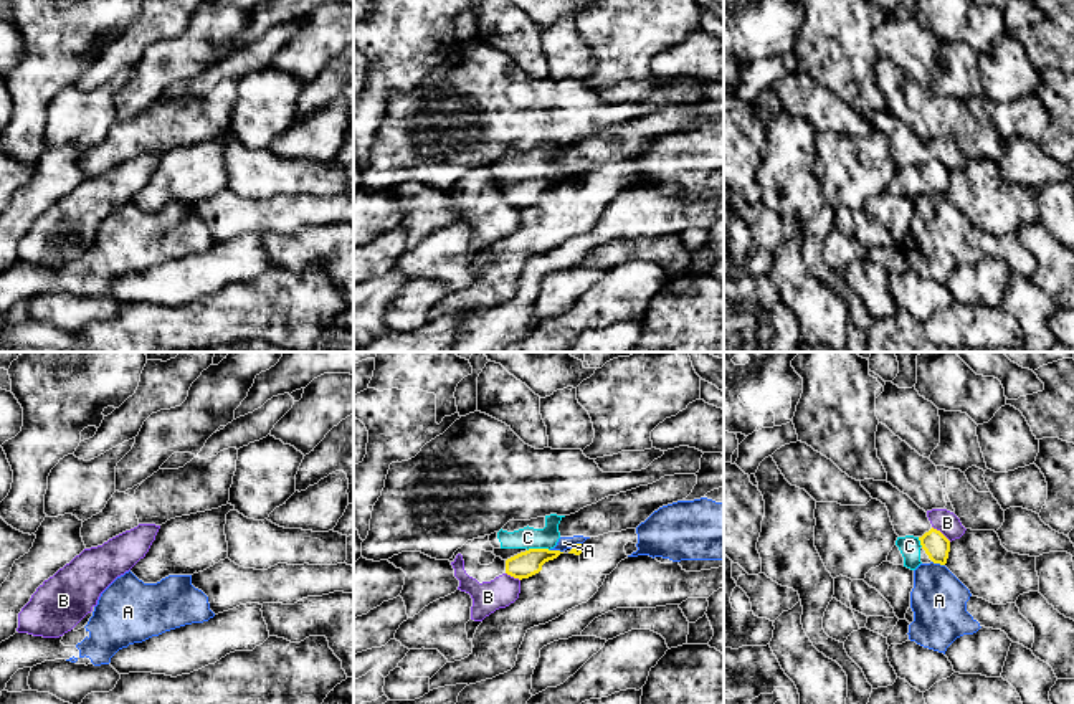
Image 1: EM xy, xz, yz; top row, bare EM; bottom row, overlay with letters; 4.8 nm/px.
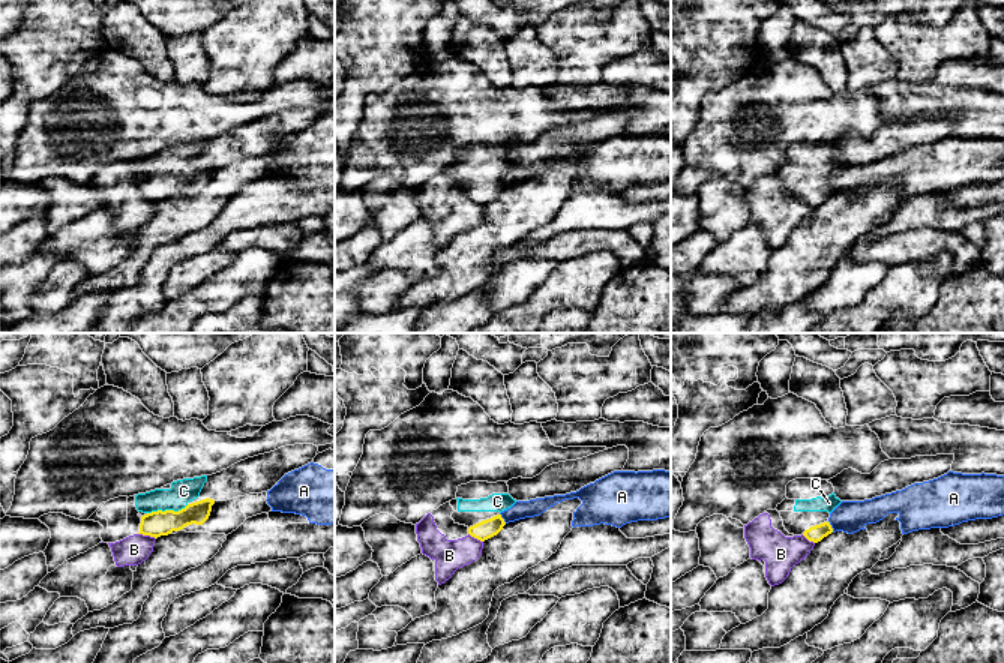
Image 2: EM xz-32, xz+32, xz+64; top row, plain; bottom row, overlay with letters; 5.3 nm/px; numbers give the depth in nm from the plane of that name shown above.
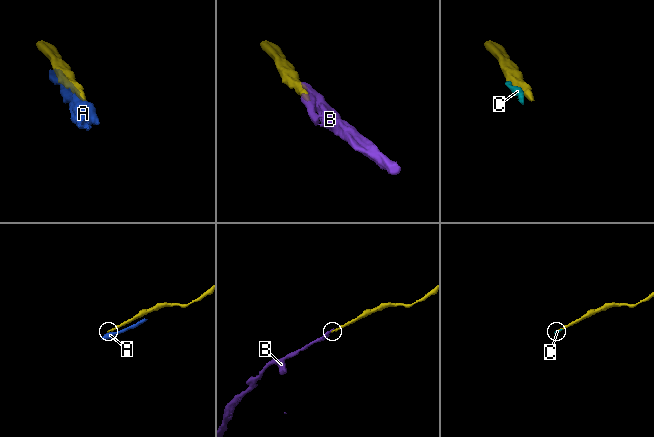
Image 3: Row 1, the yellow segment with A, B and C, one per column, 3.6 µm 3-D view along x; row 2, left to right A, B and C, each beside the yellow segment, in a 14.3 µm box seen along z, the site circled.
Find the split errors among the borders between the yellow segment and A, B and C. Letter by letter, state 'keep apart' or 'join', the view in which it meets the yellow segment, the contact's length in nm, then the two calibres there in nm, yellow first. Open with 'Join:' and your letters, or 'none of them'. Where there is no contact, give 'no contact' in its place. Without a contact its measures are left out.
Join: C
A: keep apart; meets yellow in xz; contact 70 nm long; 130 nm thick on the yellow side, 60 nm on the other
B: keep apart; meets yellow in yz; contact 120 nm long; 120 nm thick on the yellow side, 110 nm on the other
C: join; meets yellow in xz; contact 110 nm long; 130 nm thick on the yellow side, 110 nm on the other

